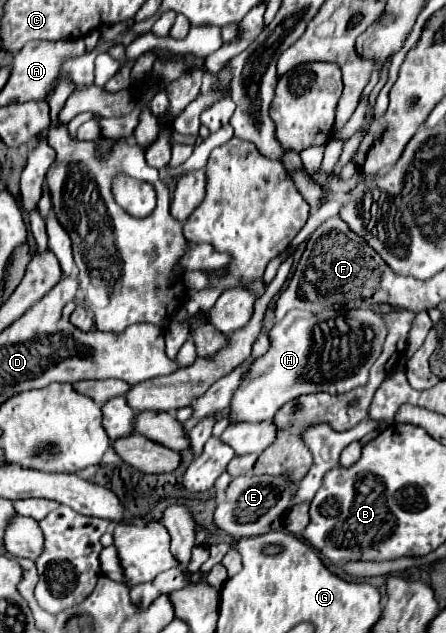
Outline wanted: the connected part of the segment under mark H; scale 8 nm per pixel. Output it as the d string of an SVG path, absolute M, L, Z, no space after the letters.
M367 307L359 309L331 309L323 313L309 313L309 311L289 311L283 321L275 323L269 331L269 351L263 357L257 357L253 365L249 365L249 373L241 377L241 385L231 397L229 405L229 423L237 421L271 421L277 409L291 401L293 397L305 395L305 393L331 393L339 395L345 391L351 391L353 387L359 387L367 381L369 367L381 353L381 345L385 341L387 329L383 323L381 313L371 311Z

